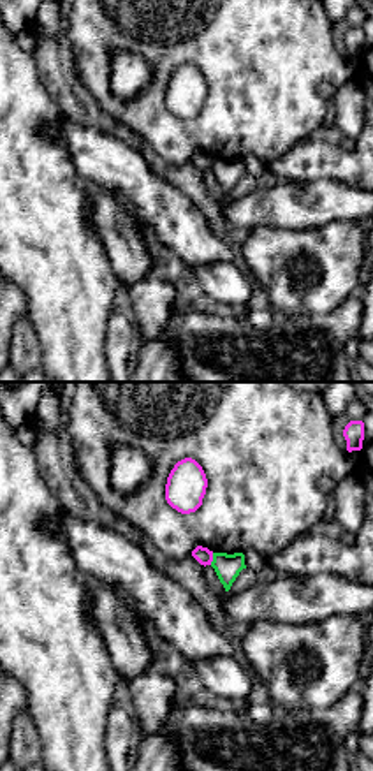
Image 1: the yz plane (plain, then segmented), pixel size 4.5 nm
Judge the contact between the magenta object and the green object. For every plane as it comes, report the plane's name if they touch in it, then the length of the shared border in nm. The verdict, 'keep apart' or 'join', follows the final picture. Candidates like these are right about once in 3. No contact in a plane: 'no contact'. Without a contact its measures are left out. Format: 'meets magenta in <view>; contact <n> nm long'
meets magenta in yz; contact 60 nm long

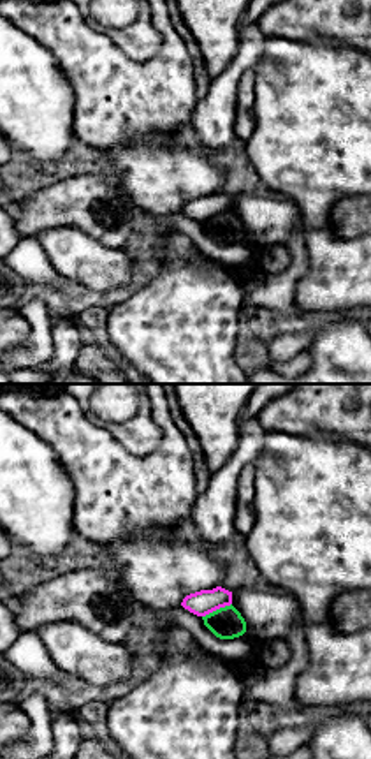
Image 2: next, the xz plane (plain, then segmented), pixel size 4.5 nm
meets magenta in xz; contact 150 nm long

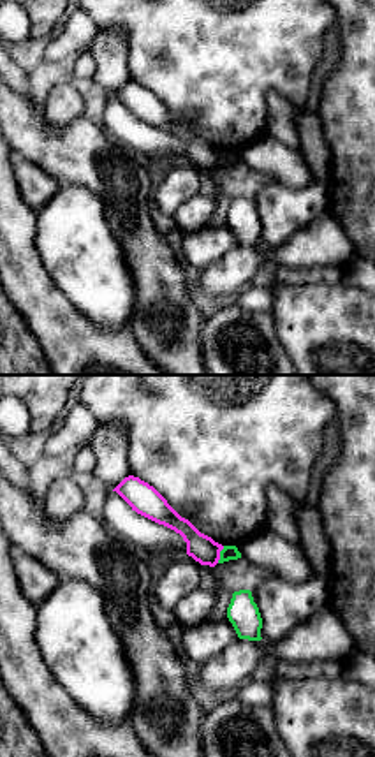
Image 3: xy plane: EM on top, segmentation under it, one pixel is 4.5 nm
meets magenta in xy; contact 90 nm long

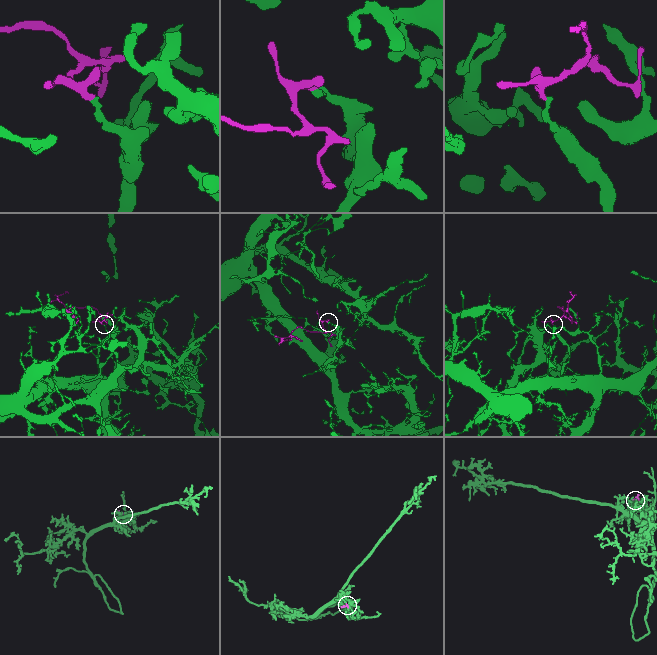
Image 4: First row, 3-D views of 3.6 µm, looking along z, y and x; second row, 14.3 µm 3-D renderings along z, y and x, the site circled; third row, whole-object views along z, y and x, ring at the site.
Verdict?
keep apart

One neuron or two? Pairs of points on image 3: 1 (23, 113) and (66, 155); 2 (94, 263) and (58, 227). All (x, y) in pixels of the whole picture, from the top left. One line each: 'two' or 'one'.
1: one
2: one

